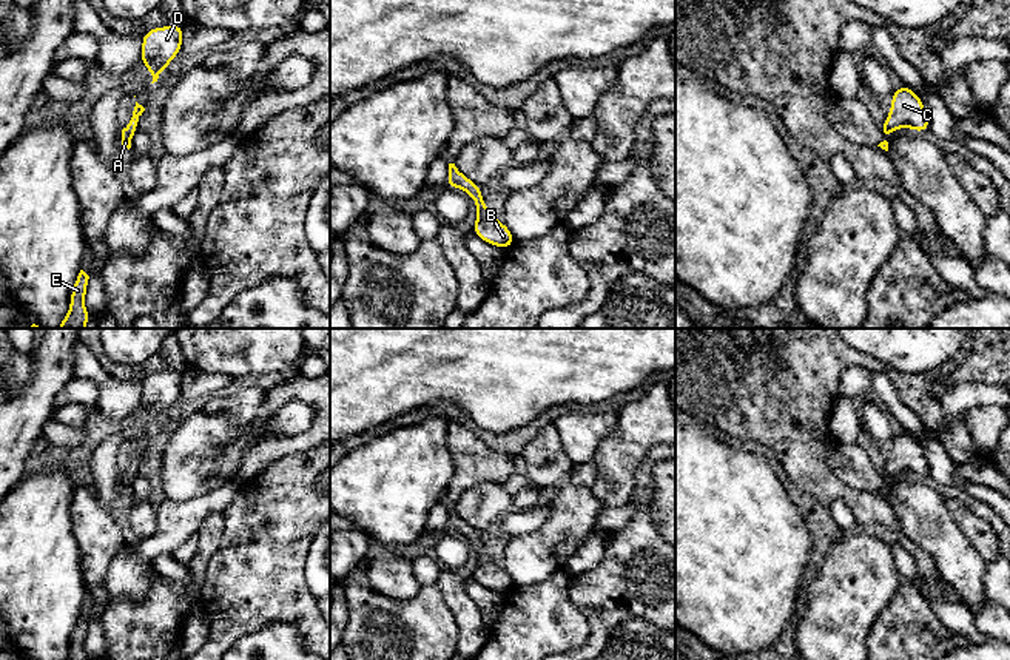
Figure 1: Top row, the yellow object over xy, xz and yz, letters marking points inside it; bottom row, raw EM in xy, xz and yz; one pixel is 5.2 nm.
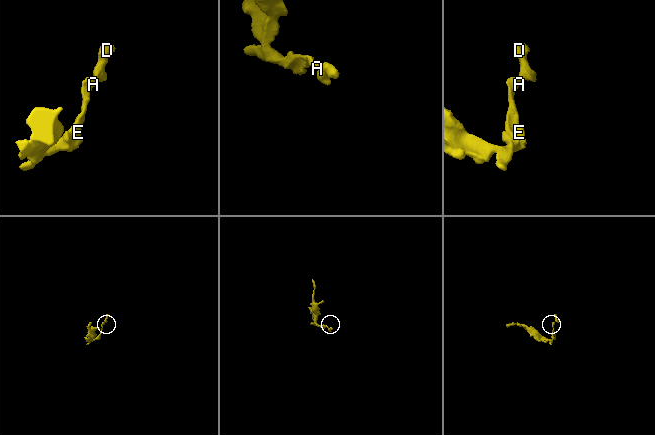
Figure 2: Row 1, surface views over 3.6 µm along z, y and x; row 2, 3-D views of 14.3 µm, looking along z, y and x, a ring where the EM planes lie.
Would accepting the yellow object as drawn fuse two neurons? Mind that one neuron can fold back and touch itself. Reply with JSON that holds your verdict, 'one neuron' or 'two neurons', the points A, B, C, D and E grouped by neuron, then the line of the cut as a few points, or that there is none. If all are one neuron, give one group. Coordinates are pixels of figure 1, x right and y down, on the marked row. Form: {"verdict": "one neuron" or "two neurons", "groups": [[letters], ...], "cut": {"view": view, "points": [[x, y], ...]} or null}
{"verdict": "one neuron", "groups": [["A", "B", "C", "D", "E"]], "cut": null}

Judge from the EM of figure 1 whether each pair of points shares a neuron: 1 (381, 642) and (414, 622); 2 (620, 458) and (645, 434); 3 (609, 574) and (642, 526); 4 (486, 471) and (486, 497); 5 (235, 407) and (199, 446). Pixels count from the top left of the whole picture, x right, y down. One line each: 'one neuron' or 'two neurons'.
1: one neuron
2: one neuron
3: one neuron
4: two neurons
5: two neurons

